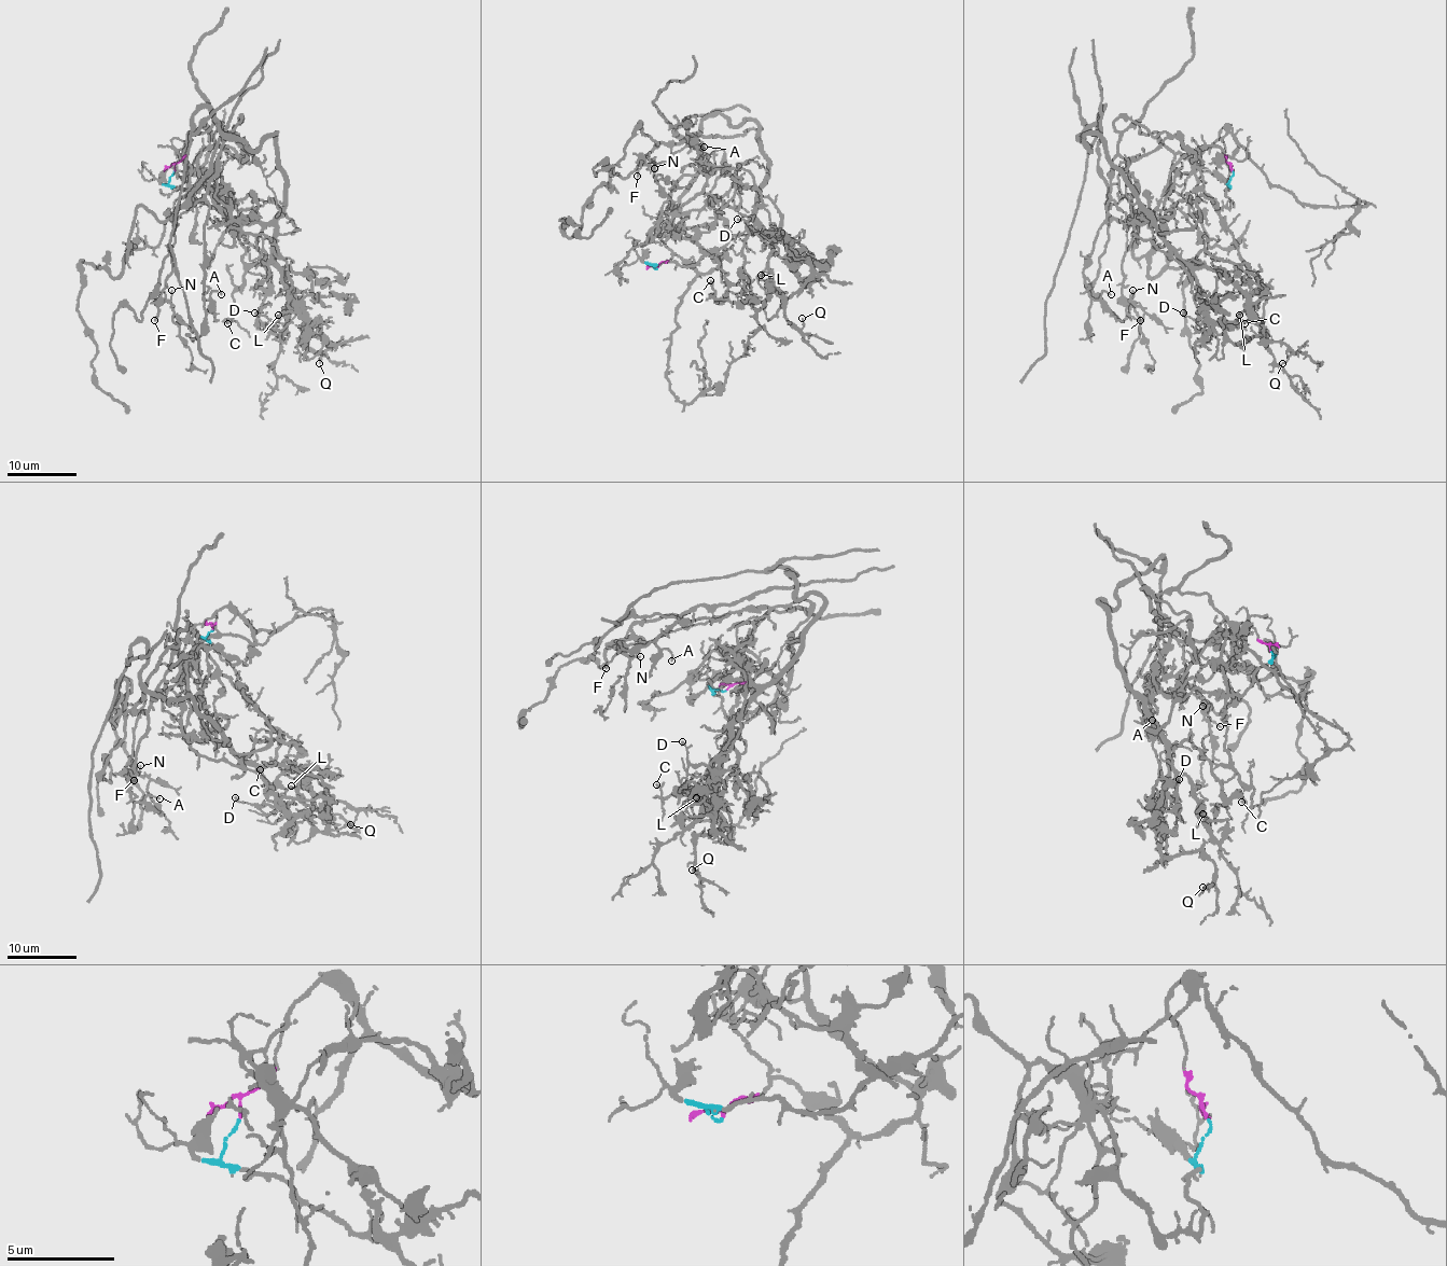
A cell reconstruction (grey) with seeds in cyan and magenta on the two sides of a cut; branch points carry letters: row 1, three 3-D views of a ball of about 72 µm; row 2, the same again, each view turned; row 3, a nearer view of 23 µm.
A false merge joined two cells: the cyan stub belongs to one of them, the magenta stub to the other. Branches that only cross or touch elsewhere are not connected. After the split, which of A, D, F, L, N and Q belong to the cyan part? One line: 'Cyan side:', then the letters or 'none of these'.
Cyan side: D, L, Q

